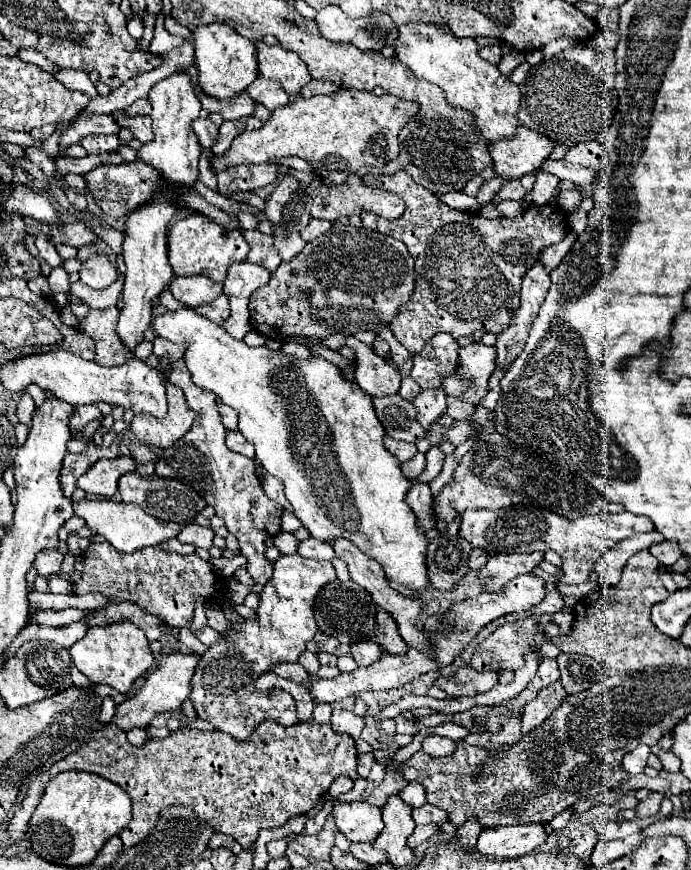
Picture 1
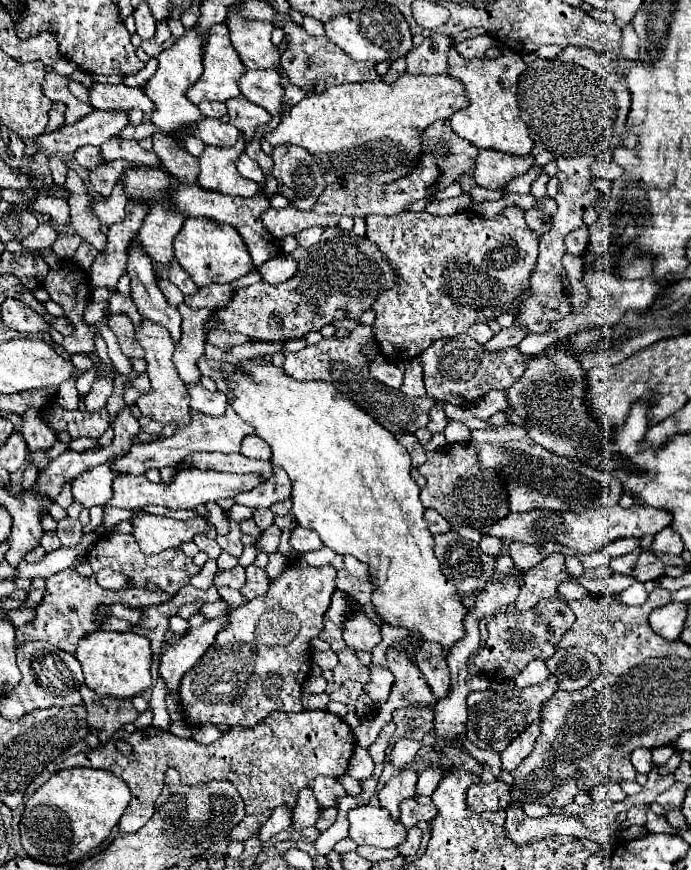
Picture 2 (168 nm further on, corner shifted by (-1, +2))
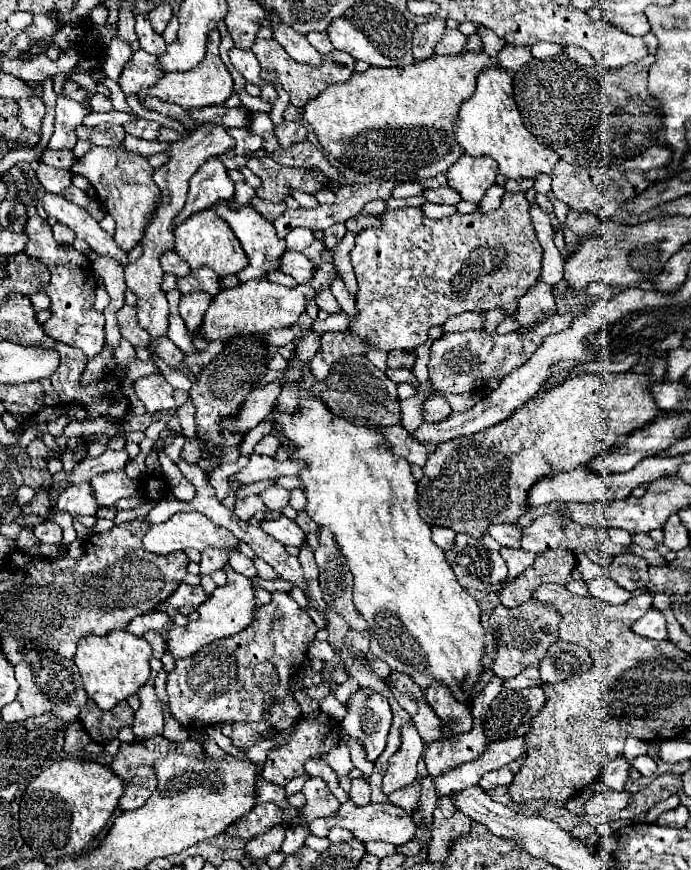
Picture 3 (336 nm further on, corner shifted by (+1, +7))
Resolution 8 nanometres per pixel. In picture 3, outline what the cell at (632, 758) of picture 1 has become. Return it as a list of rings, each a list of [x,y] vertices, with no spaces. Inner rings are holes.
[[[648,754],[636,756],[634,762],[632,762],[632,766],[634,766],[642,776],[652,776],[652,774],[656,772],[656,762],[654,762],[654,758],[650,758]]]

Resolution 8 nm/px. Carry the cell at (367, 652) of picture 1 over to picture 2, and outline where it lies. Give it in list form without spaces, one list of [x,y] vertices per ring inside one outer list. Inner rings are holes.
[[[358,607],[350,613],[350,619],[346,619],[344,623],[344,641],[354,651],[370,651],[382,641],[380,627],[372,623]]]

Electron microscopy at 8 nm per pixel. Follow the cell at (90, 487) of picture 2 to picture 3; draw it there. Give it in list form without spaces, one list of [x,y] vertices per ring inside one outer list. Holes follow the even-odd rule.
[[[84,482],[84,484],[68,486],[60,494],[60,498],[56,502],[56,508],[70,512],[74,518],[78,518],[82,514],[94,516],[96,510],[98,510],[98,502],[96,502],[96,498],[92,494],[92,484]]]

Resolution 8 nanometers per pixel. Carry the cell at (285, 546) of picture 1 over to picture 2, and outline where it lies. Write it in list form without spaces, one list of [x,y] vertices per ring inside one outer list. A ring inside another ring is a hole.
[[[280,551],[272,553],[272,555],[270,555],[270,561],[268,561],[268,565],[266,565],[266,575],[268,575],[268,579],[274,581],[286,567],[288,567],[286,557],[284,557]]]

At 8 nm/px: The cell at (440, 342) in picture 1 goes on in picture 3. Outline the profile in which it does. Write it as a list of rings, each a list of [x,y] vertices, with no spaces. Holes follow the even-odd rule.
[[[568,312],[554,314],[552,318],[548,318],[548,322],[540,322],[526,332],[516,330],[516,332],[510,332],[504,336],[488,334],[484,330],[444,334],[430,348],[430,362],[428,362],[430,382],[434,384],[436,390],[450,392],[450,394],[464,394],[464,392],[480,390],[486,386],[488,380],[492,380],[492,378],[502,380],[512,370],[520,368],[538,350],[540,342],[544,342],[544,338],[548,334],[556,334],[556,332],[564,330],[564,326],[568,326],[568,322],[572,322],[572,318],[574,318],[574,314],[568,314]]]

